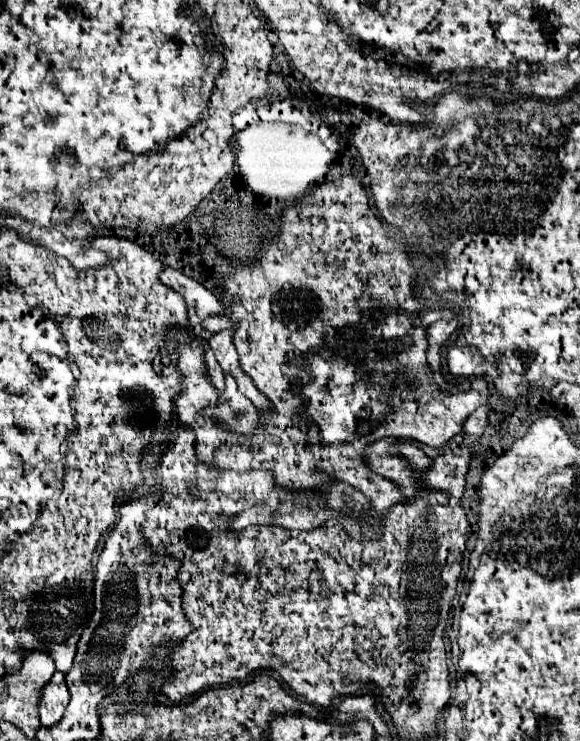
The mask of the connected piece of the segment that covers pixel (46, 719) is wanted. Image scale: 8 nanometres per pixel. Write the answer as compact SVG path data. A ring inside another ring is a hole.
M56 671L52 675L52 679L46 683L46 687L42 687L40 699L38 699L38 715L40 715L40 723L42 725L54 725L56 721L60 721L66 705L70 703L70 693L64 681L64 675L60 671Z

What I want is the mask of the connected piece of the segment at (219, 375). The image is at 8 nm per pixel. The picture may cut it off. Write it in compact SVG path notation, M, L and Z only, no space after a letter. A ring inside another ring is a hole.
M208 343L204 345L204 349L206 349L206 363L208 363L208 375L210 375L212 383L216 385L218 393L222 393L222 391L224 391L224 371L222 371L222 367L218 365L218 361L216 361L216 357L214 357L214 353L212 353L212 349L210 349Z

